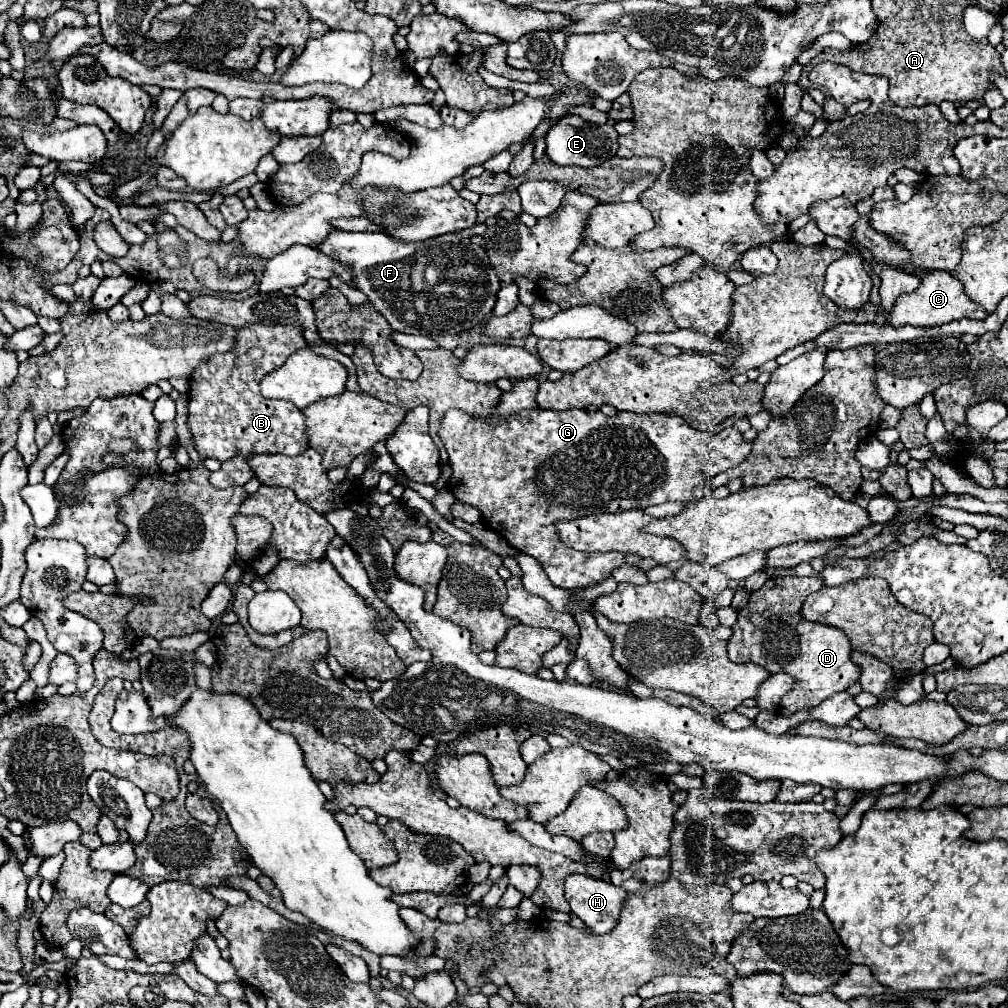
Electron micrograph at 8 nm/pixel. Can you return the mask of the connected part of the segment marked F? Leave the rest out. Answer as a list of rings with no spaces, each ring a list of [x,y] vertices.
[[[330,231],[330,235],[314,247],[336,261],[350,265],[358,289],[368,295],[370,303],[378,313],[384,315],[388,325],[400,333],[424,337],[456,335],[482,323],[496,305],[496,293],[500,283],[490,267],[484,247],[474,245],[470,239],[458,237],[454,233],[446,233],[442,237],[434,237],[420,243],[402,243],[384,233]]]

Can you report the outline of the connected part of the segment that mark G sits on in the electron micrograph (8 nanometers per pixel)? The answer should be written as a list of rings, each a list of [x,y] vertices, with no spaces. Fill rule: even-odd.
[[[450,409],[440,419],[438,435],[450,455],[450,467],[454,471],[450,487],[454,497],[462,503],[474,505],[482,513],[486,527],[500,533],[514,549],[534,557],[546,571],[548,579],[562,589],[590,587],[608,579],[612,571],[624,563],[624,555],[614,551],[582,553],[568,549],[560,543],[554,521],[576,519],[602,511],[616,513],[626,509],[642,509],[666,501],[698,501],[704,497],[710,477],[740,465],[752,449],[752,443],[746,441],[734,427],[724,429],[718,435],[708,435],[692,429],[678,415],[630,411],[620,411],[616,417],[606,417],[600,411],[592,413],[584,409],[526,409],[506,421],[500,421],[498,425],[488,425],[484,419]]]

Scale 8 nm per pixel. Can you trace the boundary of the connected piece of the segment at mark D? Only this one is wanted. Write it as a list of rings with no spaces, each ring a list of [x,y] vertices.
[[[774,577],[764,587],[750,593],[748,603],[738,609],[738,621],[728,639],[728,655],[732,663],[756,663],[770,673],[788,673],[794,677],[794,687],[780,701],[780,713],[790,717],[796,711],[812,709],[826,697],[846,691],[858,681],[858,665],[850,661],[850,641],[836,627],[804,621],[800,607],[810,595],[810,589],[820,589],[816,577]]]

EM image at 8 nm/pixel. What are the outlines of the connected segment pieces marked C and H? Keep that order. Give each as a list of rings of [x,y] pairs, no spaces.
[[[926,271],[922,275],[922,283],[916,291],[904,293],[894,301],[892,311],[888,315],[888,323],[892,327],[904,327],[904,325],[936,327],[936,325],[958,321],[958,319],[964,319],[964,317],[974,319],[974,321],[982,321],[982,319],[986,319],[986,315],[988,313],[984,313],[980,307],[976,307],[976,303],[972,299],[968,299],[968,295],[964,293],[962,283],[958,279],[954,279],[950,273],[946,273],[946,271]]]
[[[568,875],[564,881],[564,897],[570,909],[594,933],[610,933],[618,923],[618,911],[626,893],[602,879],[588,875]]]

